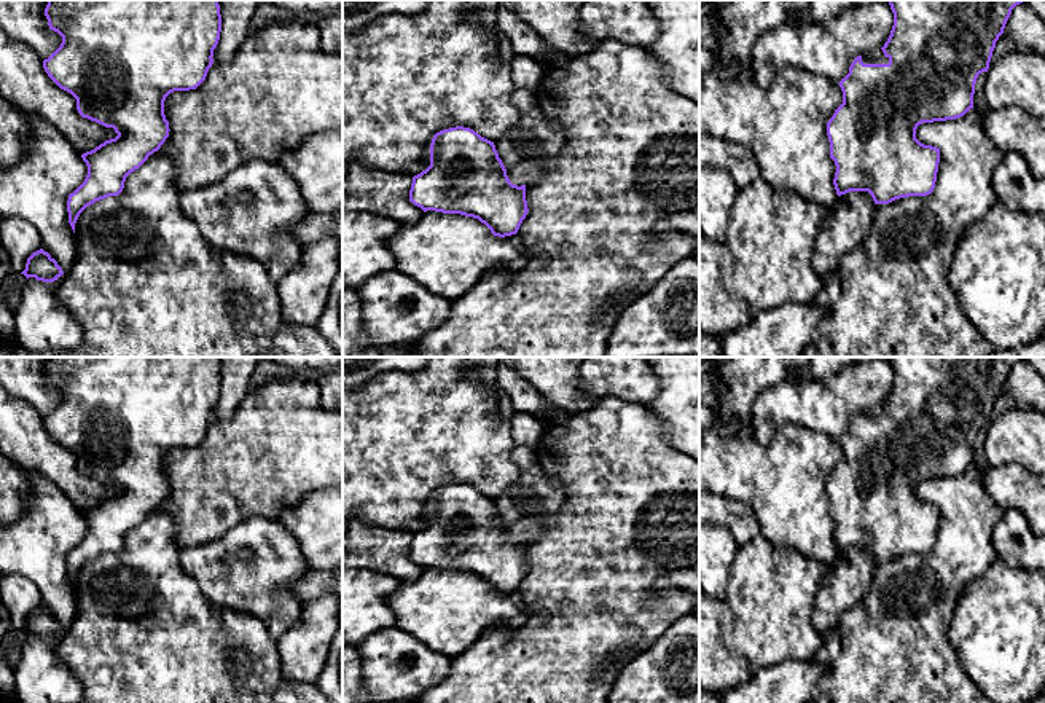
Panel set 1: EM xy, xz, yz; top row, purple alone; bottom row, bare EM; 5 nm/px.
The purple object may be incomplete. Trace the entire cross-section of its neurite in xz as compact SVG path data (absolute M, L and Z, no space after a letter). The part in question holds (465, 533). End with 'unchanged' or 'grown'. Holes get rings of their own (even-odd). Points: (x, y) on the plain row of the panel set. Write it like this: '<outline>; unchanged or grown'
M470 485L436 489L430 501L430 523L413 534L409 558L424 569L460 571L478 575L494 593L516 591L529 566L526 542L513 542L494 499Z; unchanged

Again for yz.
M889 357L894 370L890 392L881 406L852 416L849 430L838 440L843 461L827 480L830 515L836 529L836 552L868 548L875 561L889 561L900 555L927 553L933 548L940 520L940 505L916 496L922 480L964 473L973 465L975 440L988 429L996 399L1004 391L1012 367L1024 357Z; grown

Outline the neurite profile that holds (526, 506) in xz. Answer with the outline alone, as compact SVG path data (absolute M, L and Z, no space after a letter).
M515 445L511 459L519 475L494 502L510 539L529 544L545 532L548 520L562 507L566 493L546 475L535 448Z

